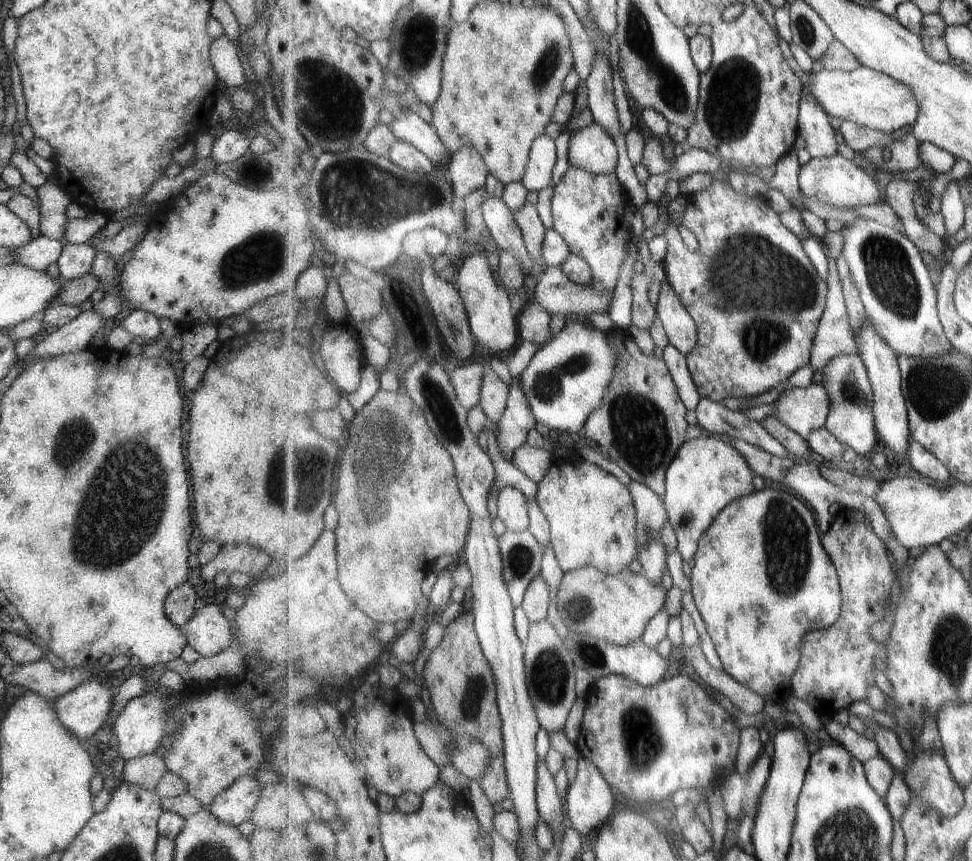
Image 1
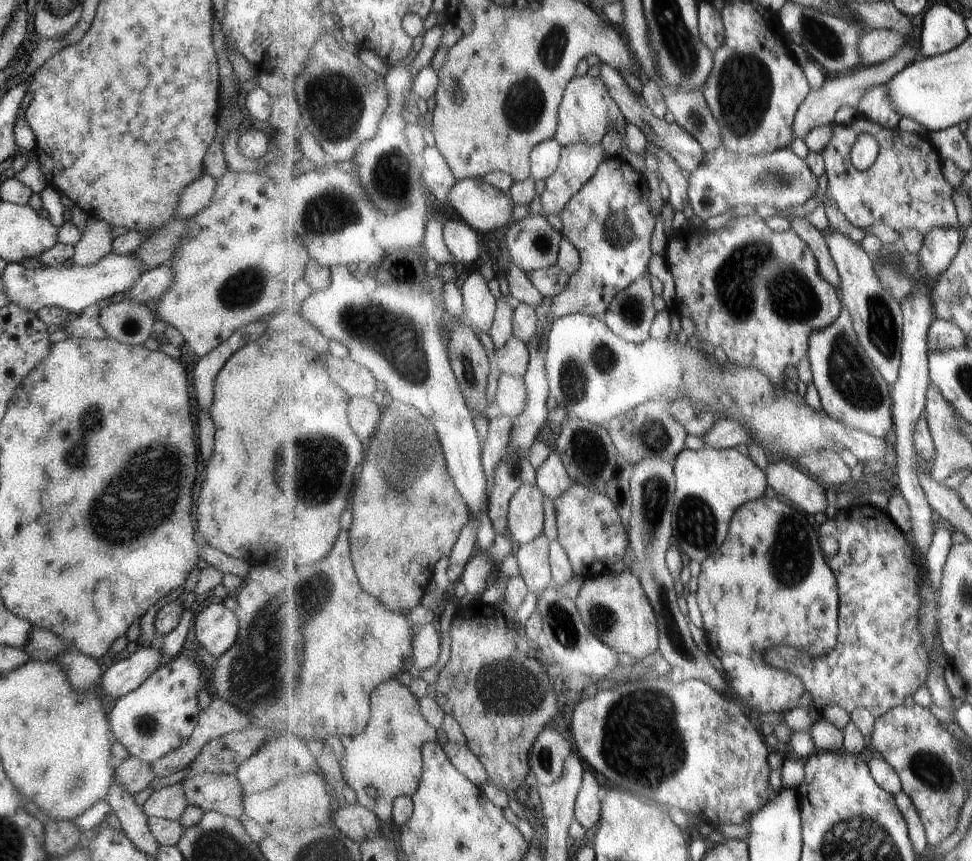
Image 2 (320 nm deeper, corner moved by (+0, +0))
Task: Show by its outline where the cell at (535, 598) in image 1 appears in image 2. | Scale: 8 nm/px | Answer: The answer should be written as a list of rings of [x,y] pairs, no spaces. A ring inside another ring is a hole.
[[[543,534],[529,544],[517,547],[515,551],[520,575],[528,591],[537,598],[553,584],[549,544],[551,540]]]

